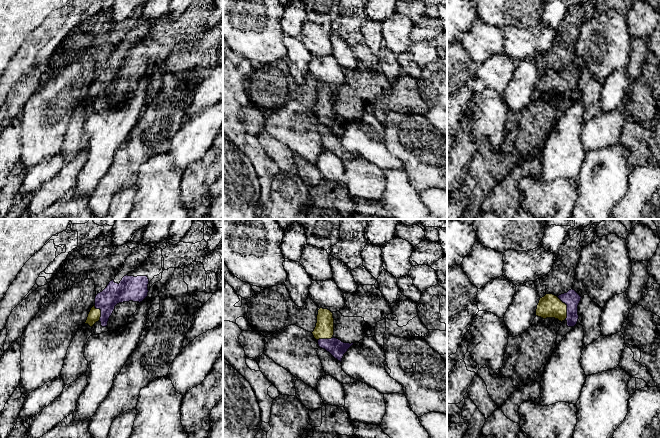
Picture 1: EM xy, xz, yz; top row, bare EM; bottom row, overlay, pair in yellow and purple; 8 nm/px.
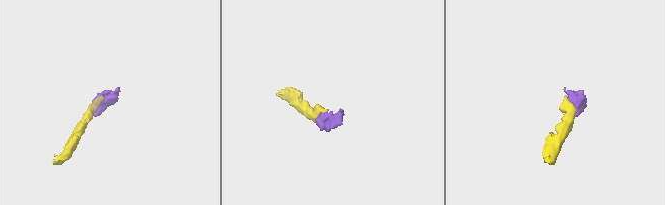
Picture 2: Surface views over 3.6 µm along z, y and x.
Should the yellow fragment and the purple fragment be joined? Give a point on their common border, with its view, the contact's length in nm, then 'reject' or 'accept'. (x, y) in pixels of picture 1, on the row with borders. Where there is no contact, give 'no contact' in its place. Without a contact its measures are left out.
yz (566, 308) | 200 nm | accept

